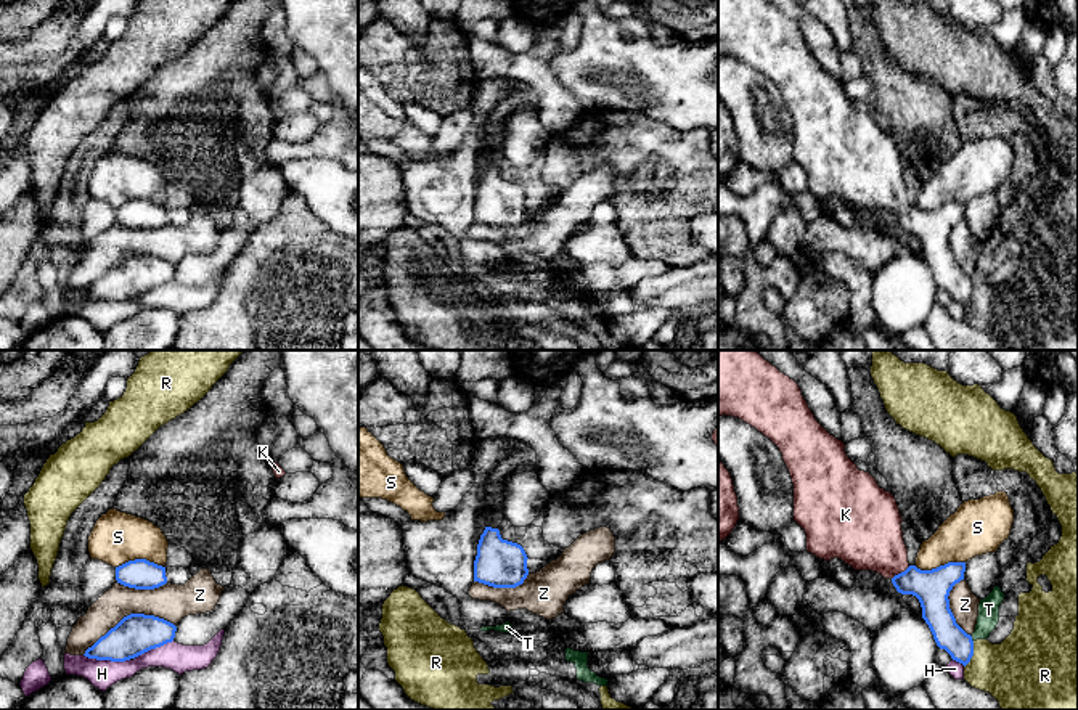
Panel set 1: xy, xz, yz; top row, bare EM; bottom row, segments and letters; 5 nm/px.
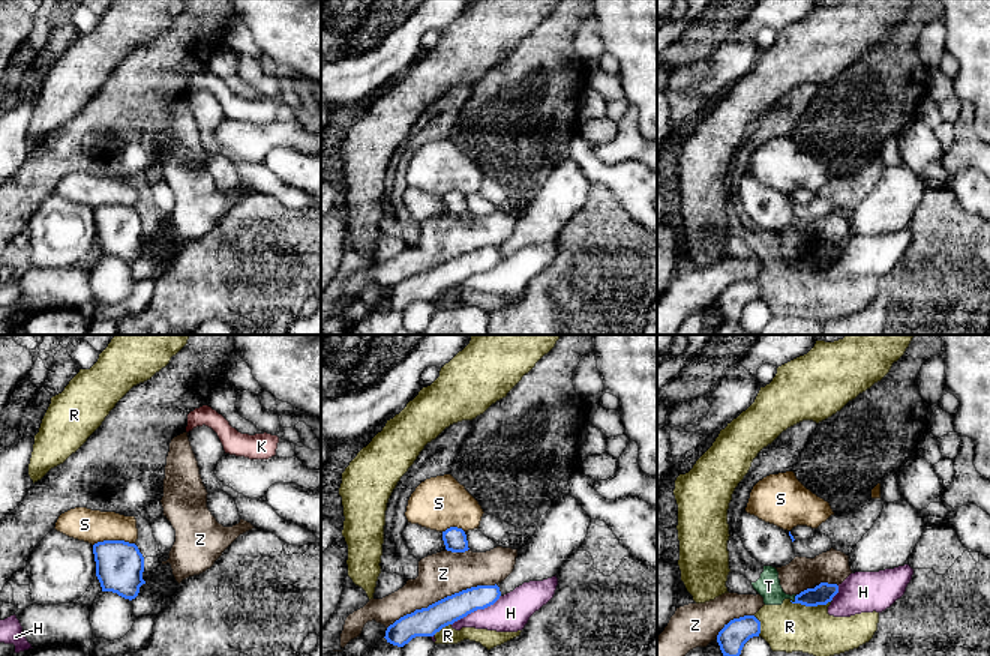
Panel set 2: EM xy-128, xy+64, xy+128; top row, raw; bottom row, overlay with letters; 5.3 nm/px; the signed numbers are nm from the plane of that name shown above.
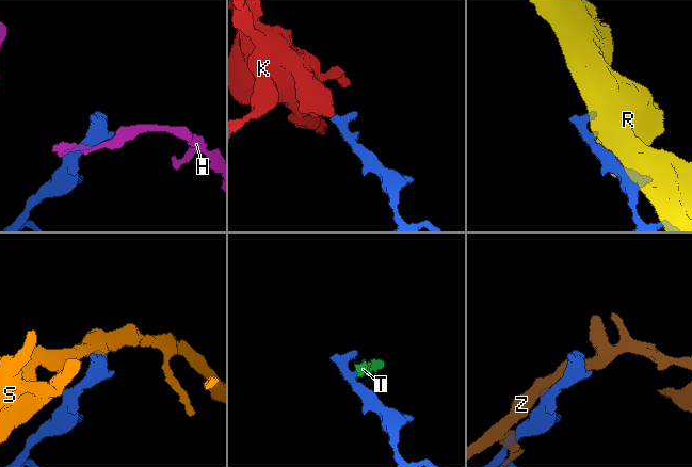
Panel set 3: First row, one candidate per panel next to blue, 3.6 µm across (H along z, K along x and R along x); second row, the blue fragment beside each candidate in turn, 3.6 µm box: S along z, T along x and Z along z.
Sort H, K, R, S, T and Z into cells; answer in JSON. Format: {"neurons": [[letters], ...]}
{"neurons": [["H"], ["K"], ["R", "T"], ["S"], ["Z"]]}

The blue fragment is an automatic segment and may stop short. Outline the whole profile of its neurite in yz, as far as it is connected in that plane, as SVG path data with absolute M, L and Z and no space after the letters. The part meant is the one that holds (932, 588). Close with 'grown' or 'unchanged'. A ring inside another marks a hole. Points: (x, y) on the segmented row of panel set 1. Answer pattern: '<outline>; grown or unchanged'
M718 350L718 416L734 416L768 437L782 453L794 484L794 520L806 533L806 551L819 559L842 559L855 570L872 570L890 578L901 594L913 594L922 607L940 649L964 667L974 655L974 641L949 609L949 591L964 580L966 562L948 562L921 570L908 562L901 514L895 496L847 456L845 443L815 418L798 384L766 361L757 350Z; grown

